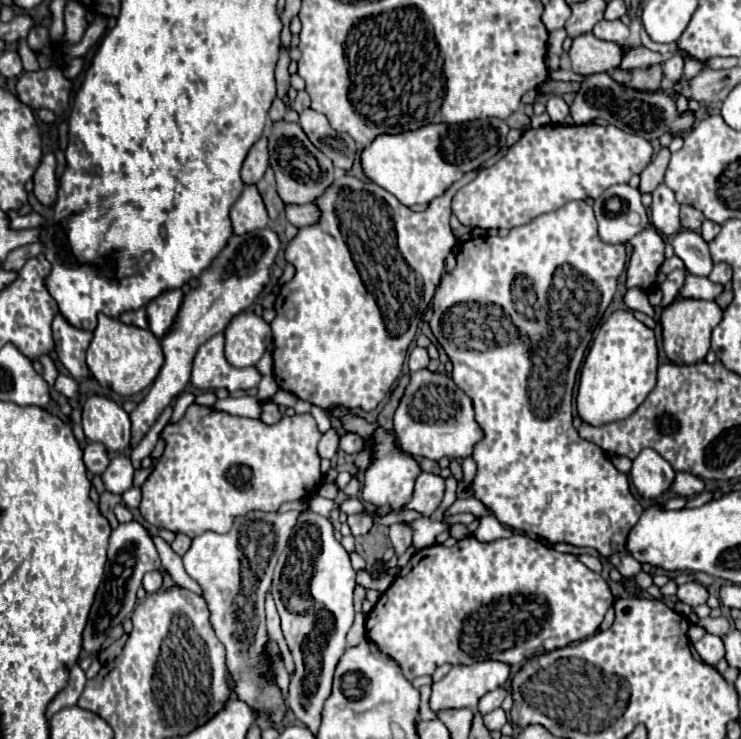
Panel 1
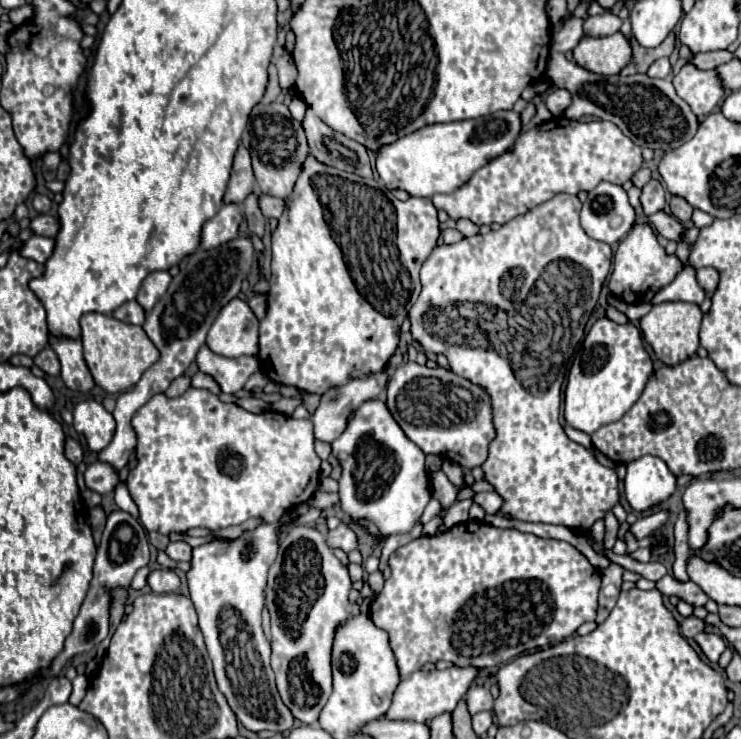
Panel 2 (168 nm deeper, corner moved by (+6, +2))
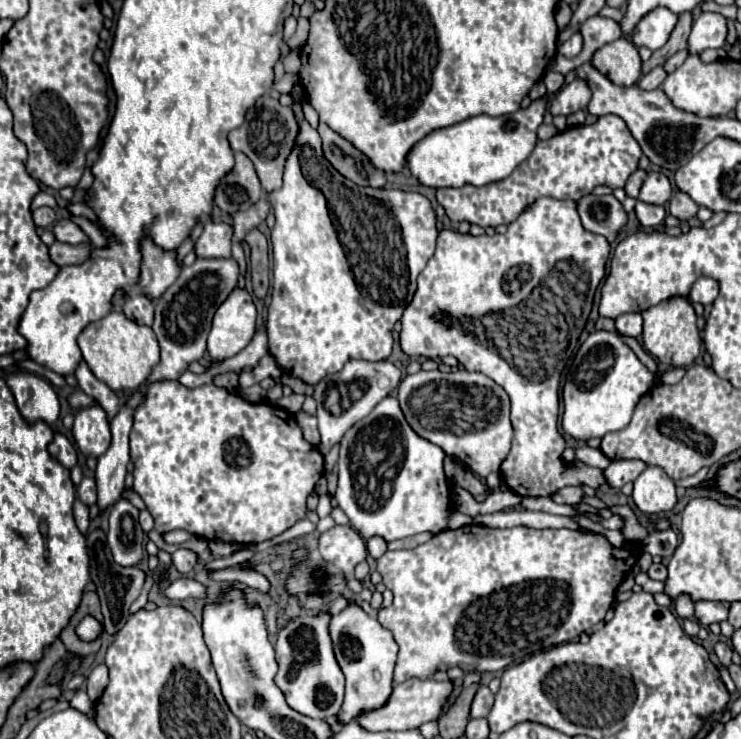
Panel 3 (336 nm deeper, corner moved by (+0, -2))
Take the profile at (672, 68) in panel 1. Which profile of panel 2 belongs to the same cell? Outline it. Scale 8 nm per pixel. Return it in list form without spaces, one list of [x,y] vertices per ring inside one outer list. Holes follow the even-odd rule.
[[[659,58],[659,60],[655,60],[655,62],[651,64],[651,68],[649,68],[647,74],[653,76],[653,78],[667,78],[667,76],[671,74],[669,58]]]

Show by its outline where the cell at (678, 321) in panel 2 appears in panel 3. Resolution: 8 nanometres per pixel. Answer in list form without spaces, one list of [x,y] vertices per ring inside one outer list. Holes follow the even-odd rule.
[[[685,296],[663,300],[661,304],[641,312],[643,316],[643,348],[659,362],[669,366],[689,366],[695,362],[701,350],[701,338],[697,330],[697,316],[691,302]]]

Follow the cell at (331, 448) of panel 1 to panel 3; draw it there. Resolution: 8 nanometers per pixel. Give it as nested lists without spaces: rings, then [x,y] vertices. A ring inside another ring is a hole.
[[[349,360],[343,370],[337,374],[325,376],[313,386],[313,398],[317,402],[317,420],[319,420],[319,434],[321,444],[319,452],[325,456],[337,444],[343,434],[359,422],[363,416],[367,416],[385,396],[389,396],[401,382],[401,372],[395,364],[389,360],[381,362],[369,362],[369,360]]]

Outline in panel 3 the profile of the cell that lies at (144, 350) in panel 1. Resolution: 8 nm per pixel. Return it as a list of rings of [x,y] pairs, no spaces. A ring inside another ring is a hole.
[[[109,312],[97,322],[91,322],[77,338],[83,360],[89,370],[111,390],[137,390],[159,364],[159,344],[149,326],[139,326],[123,312]]]

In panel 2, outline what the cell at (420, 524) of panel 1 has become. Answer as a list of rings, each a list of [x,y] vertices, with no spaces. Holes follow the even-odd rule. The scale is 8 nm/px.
[[[369,400],[369,404],[361,404],[355,418],[331,446],[333,456],[343,466],[343,474],[339,478],[343,512],[347,512],[353,520],[369,518],[383,536],[411,532],[431,498],[425,454],[405,436],[405,432],[401,432],[399,424],[385,408],[385,402]]]

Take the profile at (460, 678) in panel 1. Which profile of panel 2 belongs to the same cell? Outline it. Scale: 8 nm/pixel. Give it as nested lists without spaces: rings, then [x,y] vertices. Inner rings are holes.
[[[451,666],[447,670],[431,670],[431,672],[413,672],[413,676],[401,680],[397,692],[393,696],[393,704],[387,712],[389,720],[415,720],[427,722],[443,712],[453,712],[457,702],[465,698],[467,690],[479,676],[479,668],[475,666]]]

